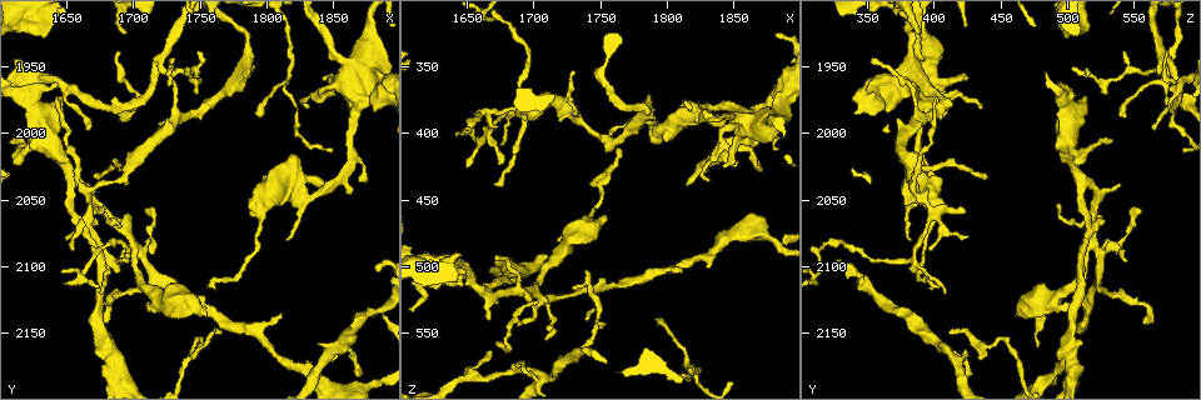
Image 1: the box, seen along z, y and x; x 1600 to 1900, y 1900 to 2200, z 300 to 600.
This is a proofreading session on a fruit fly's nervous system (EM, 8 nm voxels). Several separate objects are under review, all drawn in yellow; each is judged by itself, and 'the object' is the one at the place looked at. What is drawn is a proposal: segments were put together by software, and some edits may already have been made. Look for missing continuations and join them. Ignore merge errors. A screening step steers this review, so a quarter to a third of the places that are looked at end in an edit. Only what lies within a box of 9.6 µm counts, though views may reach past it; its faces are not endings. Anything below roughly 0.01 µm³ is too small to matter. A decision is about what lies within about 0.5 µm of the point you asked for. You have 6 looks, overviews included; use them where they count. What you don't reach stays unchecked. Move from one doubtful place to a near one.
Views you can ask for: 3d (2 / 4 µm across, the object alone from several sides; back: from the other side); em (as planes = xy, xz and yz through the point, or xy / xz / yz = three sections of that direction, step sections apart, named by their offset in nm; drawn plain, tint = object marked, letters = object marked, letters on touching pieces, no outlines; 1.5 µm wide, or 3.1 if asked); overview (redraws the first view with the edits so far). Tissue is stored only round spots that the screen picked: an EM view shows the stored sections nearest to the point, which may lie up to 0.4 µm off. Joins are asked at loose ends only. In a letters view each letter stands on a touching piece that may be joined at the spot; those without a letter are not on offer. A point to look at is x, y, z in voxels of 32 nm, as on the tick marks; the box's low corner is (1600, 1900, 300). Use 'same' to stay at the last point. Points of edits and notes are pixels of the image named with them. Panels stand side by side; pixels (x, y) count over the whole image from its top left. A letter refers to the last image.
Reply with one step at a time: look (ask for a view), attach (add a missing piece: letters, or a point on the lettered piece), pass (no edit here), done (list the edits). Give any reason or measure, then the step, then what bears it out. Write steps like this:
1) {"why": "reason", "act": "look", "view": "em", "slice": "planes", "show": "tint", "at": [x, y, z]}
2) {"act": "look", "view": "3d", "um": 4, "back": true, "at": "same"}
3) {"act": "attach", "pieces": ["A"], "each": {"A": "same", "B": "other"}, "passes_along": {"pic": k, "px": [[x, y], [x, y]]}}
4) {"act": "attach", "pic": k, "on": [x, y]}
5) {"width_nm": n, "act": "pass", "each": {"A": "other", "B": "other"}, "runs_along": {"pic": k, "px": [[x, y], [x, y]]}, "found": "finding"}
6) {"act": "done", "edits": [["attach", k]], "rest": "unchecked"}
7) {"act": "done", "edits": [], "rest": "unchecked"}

{"why": "an open end", "act": "look", "view": "em", "slice": "xz", "step": 4, "show": "letters", "at": [1816, 2082, 382]}

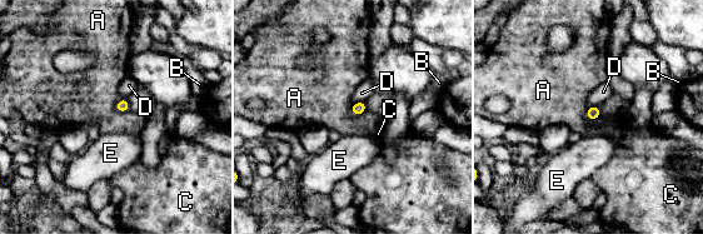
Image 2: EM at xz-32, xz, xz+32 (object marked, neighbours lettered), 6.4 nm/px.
{"act": "pass", "each": {"A": "other", "B": "other", "C": "other", "D": "other", "E": "other"}, "border": {"pic": 2, "px": [[599, 116], [592, 120]]}, "found": "none of them fits"}

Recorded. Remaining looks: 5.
{"why": "an open end", "act": "look", "view": "3d", "um": 4, "at": [1764, 2148, 412]}

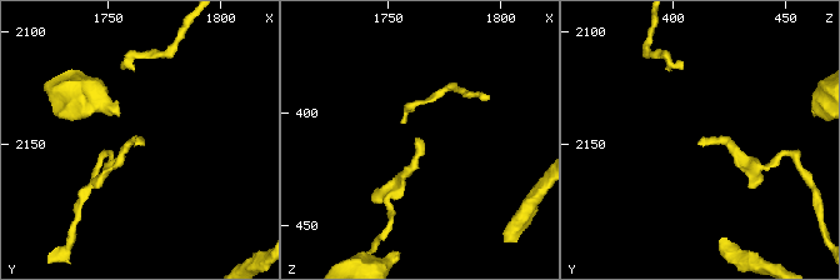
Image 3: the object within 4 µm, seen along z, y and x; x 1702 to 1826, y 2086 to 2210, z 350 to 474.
{"act": "look", "view": "em", "slice": "planes", "show": "letters", "at": [1764, 2147, 412]}

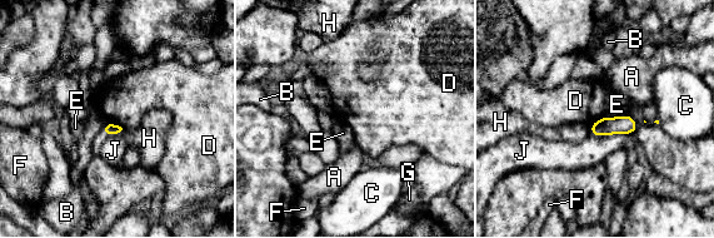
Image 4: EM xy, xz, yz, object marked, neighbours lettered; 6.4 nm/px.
{"act": "pass", "each": {"A": "other", "B": "other", "C": "other", "D": "other", "E": "other", "F": "other", "G": "other", "H": "other", "J": "other"}, "border": {"pic": 4, "px": [[605, 115], [590, 125]]}, "found": "none of them fits"}

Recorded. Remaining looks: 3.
{"why": "thin end", "act": "look", "view": "em", "slice": "planes", "show": "letters", "at": [1846, 2012, 588]}

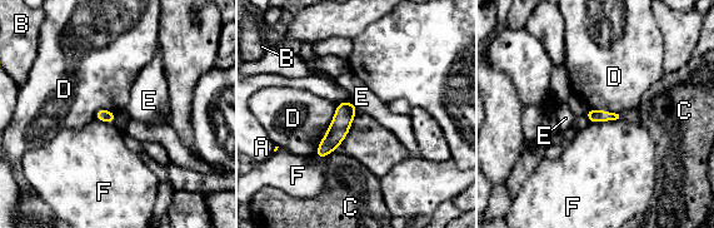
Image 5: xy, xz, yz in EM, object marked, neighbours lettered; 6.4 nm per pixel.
{"act": "pass", "each": {"A": "other", "B": "other", "C": "other", "D": "other", "E": "other", "F": "other"}, "border": {"pic": 5, "px": [[589, 108], [618, 114]]}, "found": "none of them fits"}

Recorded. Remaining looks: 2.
{"act": "done", "edits": [], "rest": "unchecked"}

